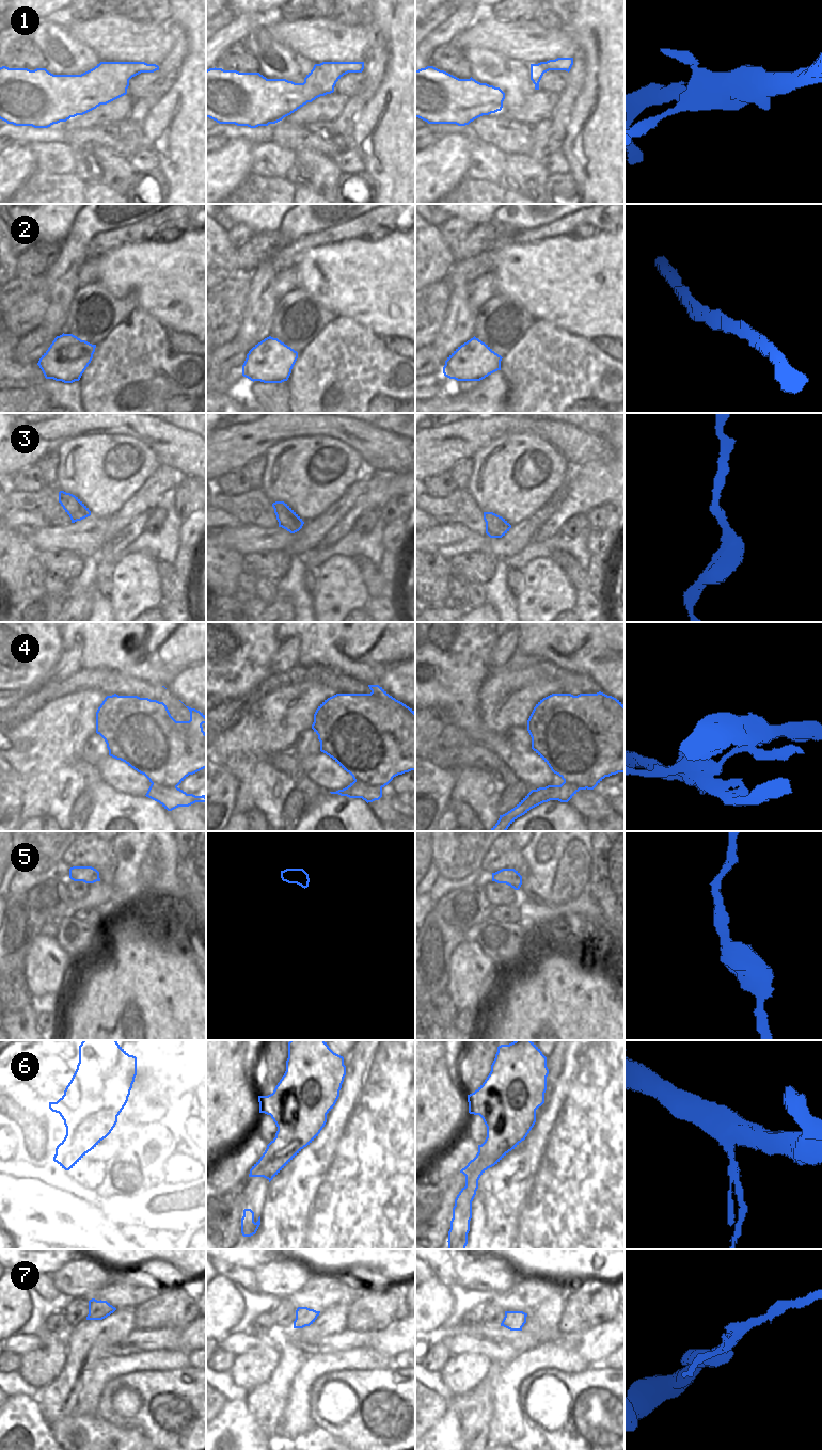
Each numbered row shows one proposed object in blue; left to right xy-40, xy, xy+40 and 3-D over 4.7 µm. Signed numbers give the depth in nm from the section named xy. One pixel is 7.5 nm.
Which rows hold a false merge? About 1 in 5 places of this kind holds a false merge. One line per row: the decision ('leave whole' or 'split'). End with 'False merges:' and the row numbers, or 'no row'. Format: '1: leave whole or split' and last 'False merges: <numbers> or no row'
1: leave whole
2: leave whole
3: leave whole
4: split
5: leave whole
6: leave whole
7: leave whole
False merges: 4

